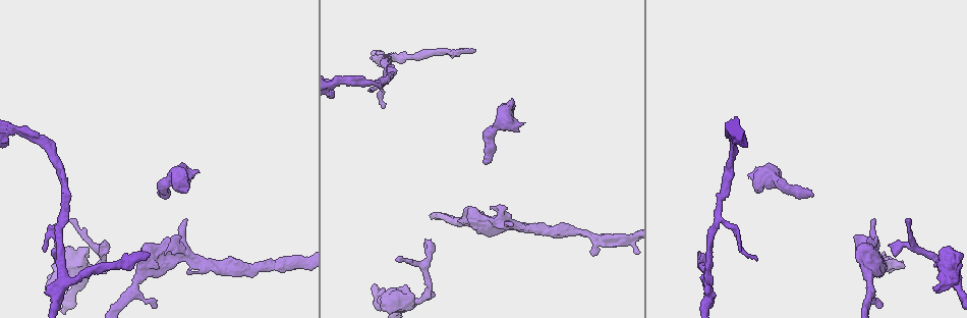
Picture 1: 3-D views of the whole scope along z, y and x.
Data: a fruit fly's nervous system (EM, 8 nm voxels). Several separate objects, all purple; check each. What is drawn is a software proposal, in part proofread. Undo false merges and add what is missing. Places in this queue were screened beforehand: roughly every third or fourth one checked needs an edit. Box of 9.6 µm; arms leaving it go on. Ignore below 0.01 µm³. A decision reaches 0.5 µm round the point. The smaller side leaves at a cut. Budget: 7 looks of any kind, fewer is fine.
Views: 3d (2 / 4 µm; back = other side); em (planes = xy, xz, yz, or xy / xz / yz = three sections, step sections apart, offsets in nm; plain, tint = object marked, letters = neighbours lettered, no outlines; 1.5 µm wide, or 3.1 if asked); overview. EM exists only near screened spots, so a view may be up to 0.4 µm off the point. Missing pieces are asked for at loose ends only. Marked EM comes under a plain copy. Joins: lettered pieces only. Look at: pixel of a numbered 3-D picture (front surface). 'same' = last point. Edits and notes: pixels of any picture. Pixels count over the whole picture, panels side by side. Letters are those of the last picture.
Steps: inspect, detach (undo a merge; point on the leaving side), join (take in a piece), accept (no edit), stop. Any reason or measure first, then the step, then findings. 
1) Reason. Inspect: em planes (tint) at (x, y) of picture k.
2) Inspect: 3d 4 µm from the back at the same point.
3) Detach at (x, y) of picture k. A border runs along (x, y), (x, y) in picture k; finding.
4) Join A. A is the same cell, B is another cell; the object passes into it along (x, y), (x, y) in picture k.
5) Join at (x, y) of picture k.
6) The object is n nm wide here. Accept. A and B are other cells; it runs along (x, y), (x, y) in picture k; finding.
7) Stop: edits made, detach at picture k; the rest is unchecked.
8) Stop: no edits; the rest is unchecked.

Branch stops here. Inspect: 3d 2 µm at (187, 189) of picture 1.

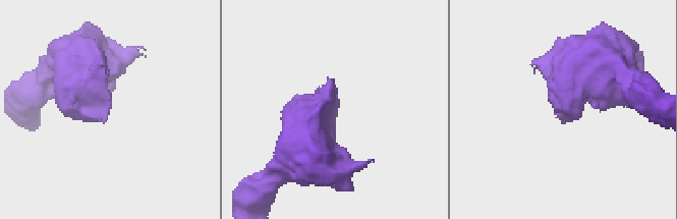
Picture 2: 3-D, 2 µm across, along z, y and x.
Inspect: em planes (letters) at (556, 112) of picture 2.

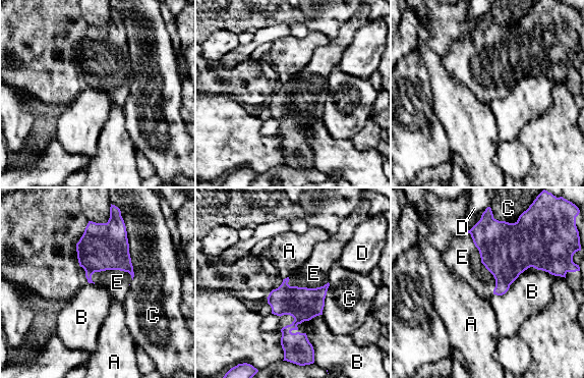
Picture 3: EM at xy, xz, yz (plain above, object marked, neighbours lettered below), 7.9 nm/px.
Join E. E is the same cell, A, B, C and D are other cells; it goes on there.

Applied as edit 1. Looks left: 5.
Redraw. Inspect: overview.

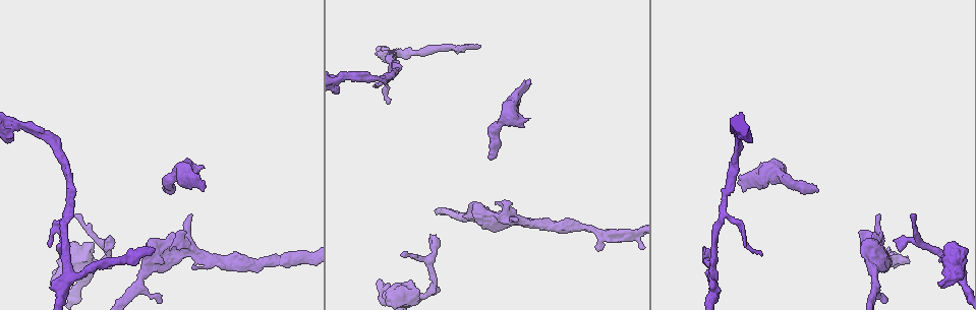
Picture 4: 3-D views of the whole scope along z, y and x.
An open end. Inspect: em planes (tint) at (191, 216) of picture 4.

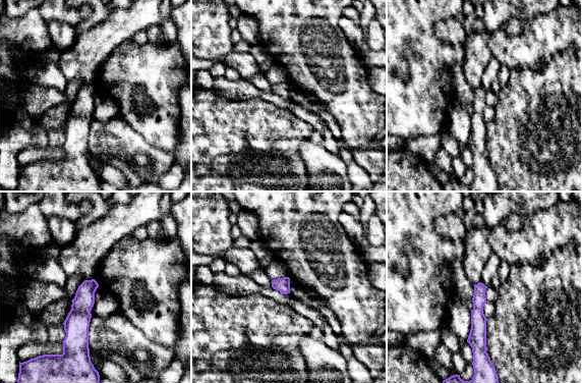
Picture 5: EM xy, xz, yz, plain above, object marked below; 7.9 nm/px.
See the neighbours. Inspect: em planes (letters) at the same point.

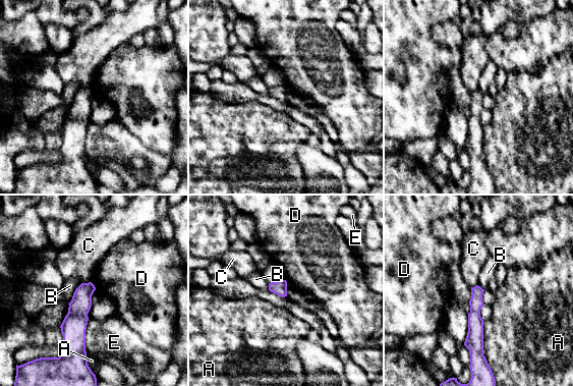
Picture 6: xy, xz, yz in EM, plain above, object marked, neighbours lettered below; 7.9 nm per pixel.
Accept. A, B, C, D and E are other cells; it runs along (90, 285), (77, 311), (79, 352) in picture 6; no lettered piece goes on from it.

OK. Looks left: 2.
Tapers out. Inspect: em planes (tint) at (911, 214) of picture 4.

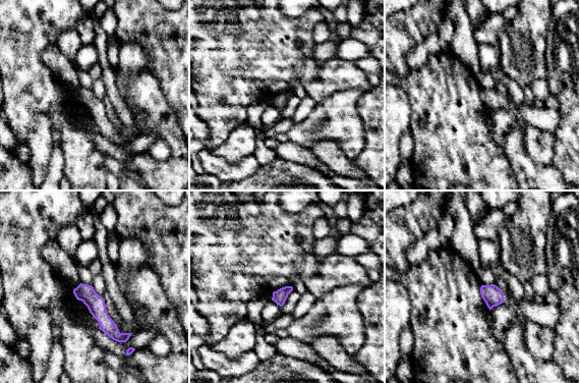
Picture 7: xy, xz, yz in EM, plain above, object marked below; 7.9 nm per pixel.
See the neighbours. Inspect: em planes (letters) at the same point.

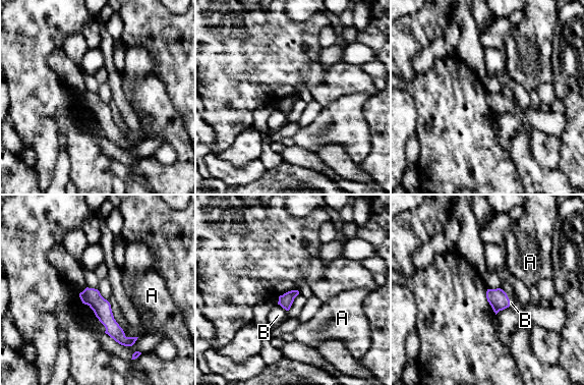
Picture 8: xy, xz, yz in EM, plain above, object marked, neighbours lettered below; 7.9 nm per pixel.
Accept. A and B are other cells; no lettered piece goes on from it.

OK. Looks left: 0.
Stop: edits made, join at picture 3; the rest is unchecked.

